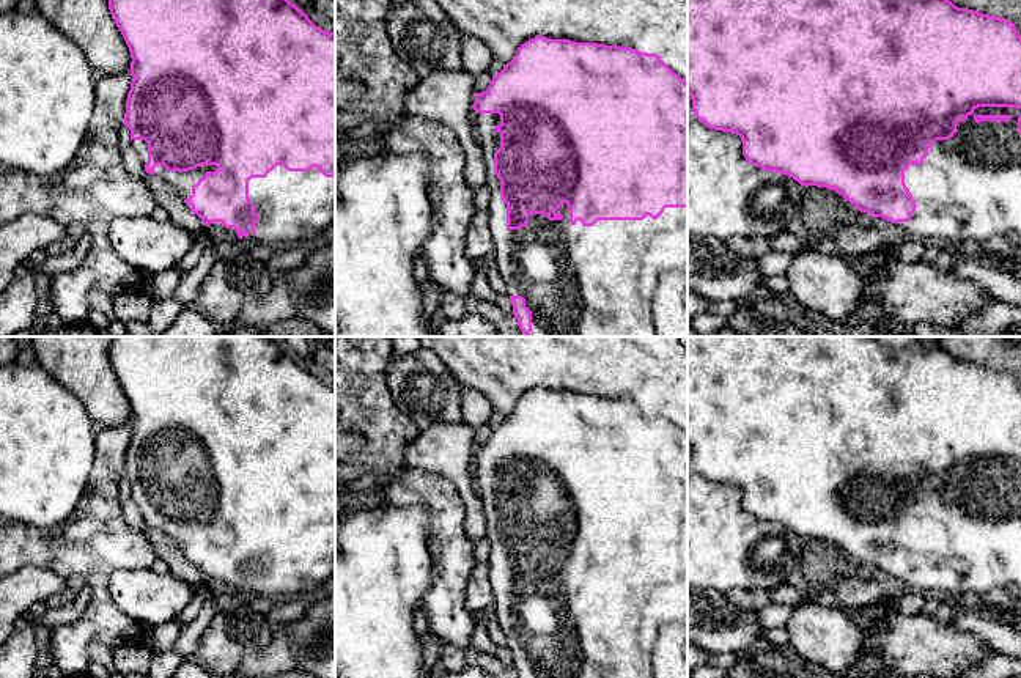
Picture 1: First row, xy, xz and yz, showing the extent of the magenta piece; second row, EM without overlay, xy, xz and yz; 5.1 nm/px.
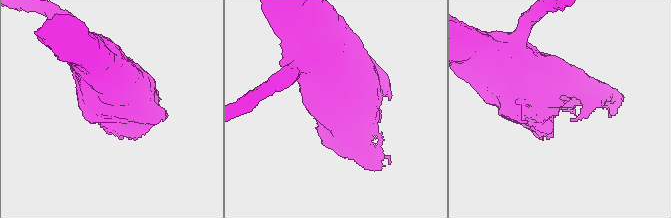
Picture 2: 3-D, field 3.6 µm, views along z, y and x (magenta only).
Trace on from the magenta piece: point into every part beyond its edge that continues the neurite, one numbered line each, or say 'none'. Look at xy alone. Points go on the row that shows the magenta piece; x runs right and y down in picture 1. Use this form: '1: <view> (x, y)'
1: xy (294, 206)

